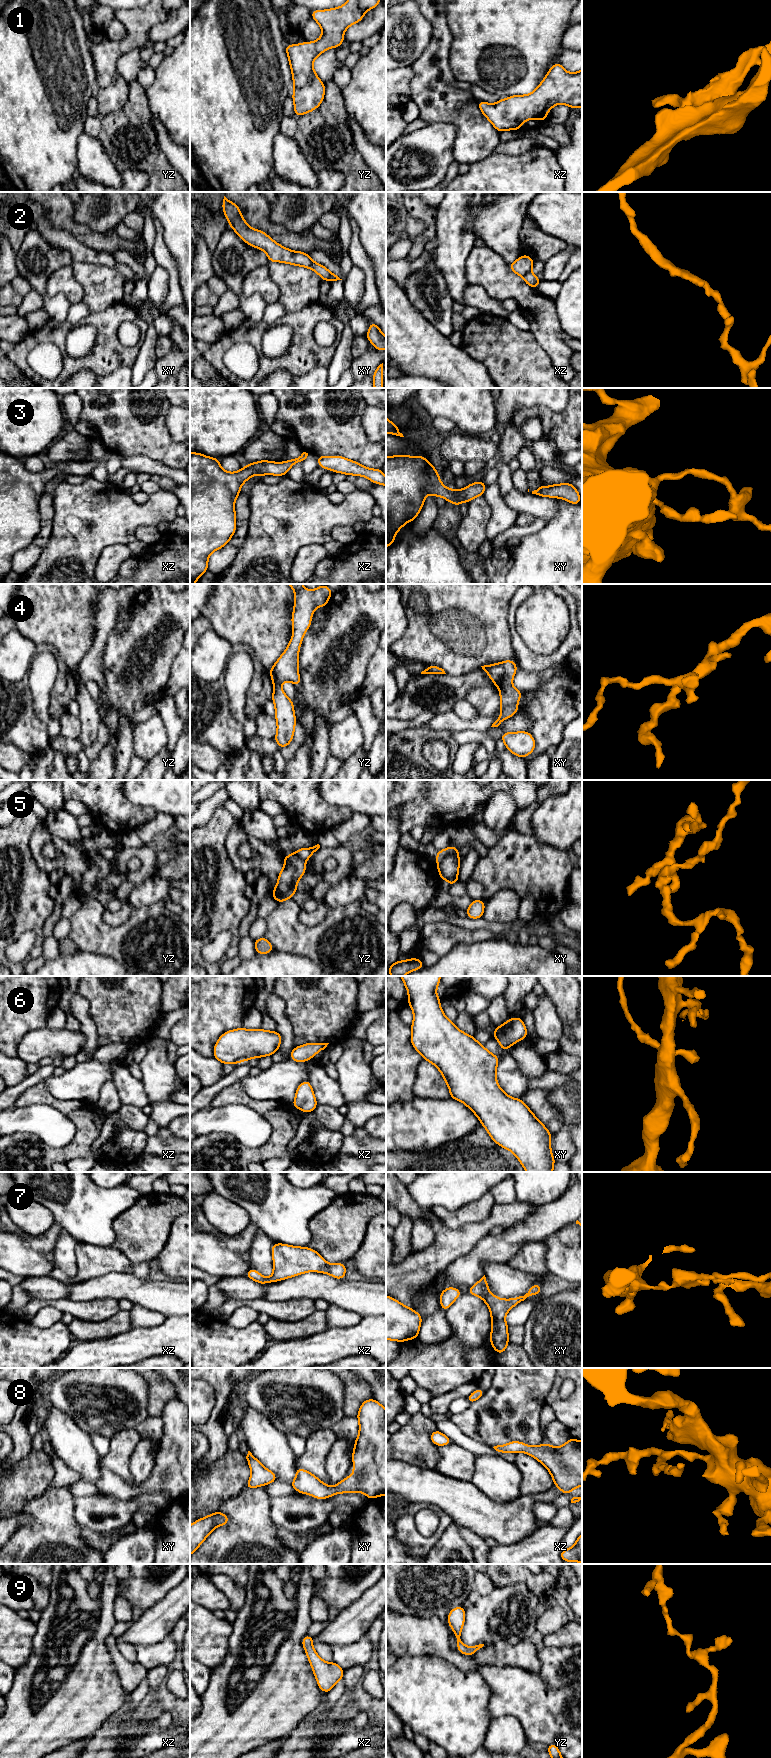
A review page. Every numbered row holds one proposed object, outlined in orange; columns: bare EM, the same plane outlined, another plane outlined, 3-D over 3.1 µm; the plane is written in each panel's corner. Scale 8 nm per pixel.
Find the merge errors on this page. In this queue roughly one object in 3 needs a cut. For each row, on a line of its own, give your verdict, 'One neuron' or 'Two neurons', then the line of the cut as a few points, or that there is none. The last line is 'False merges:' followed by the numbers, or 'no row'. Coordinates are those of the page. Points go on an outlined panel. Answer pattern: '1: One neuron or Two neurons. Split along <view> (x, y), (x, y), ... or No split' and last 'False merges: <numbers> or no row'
1: One neuron. No split
2: Two neurons. Split along xz (529, 271), (522, 276)
3: One neuron. No split
4: Two neurons. Split along xy (511, 682), (505, 682), (498, 687)
5: Two neurons. Split along xy (458, 849), (437, 863)
6: One neuron. No split
7: One neuron. No split
8: One neuron. No split
9: One neuron. No split
False merges: 2, 4, 5

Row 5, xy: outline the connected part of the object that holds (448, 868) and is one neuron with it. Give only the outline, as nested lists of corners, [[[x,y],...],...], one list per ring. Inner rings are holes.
[[[459,850],[448,855],[444,860],[437,863],[441,880],[447,880],[450,887],[459,881],[458,872],[461,861],[459,860]]]

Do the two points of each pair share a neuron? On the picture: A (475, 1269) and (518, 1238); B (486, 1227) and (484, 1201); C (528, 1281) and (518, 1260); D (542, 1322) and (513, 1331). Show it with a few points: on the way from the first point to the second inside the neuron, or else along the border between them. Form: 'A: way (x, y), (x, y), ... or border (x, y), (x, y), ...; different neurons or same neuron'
A: way (481, 1257), (489, 1249), (502, 1248), (506, 1245); same neuron
B: border (495, 1202), (484, 1219), (463, 1226); different neurons
C: border (508, 1263), (512, 1267), (531, 1274), (546, 1275); different neurons
D: border (524, 1325), (524, 1337), (521, 1344); different neurons

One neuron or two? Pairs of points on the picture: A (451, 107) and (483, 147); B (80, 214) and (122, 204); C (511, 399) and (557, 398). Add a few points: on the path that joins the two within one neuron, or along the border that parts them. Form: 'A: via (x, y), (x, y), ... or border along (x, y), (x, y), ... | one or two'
A: via (461, 117), (474, 130), (476, 137) | one
B: via (90, 217), (109, 217), (112, 214) | one
C: via (522, 398), (546, 398) | one

